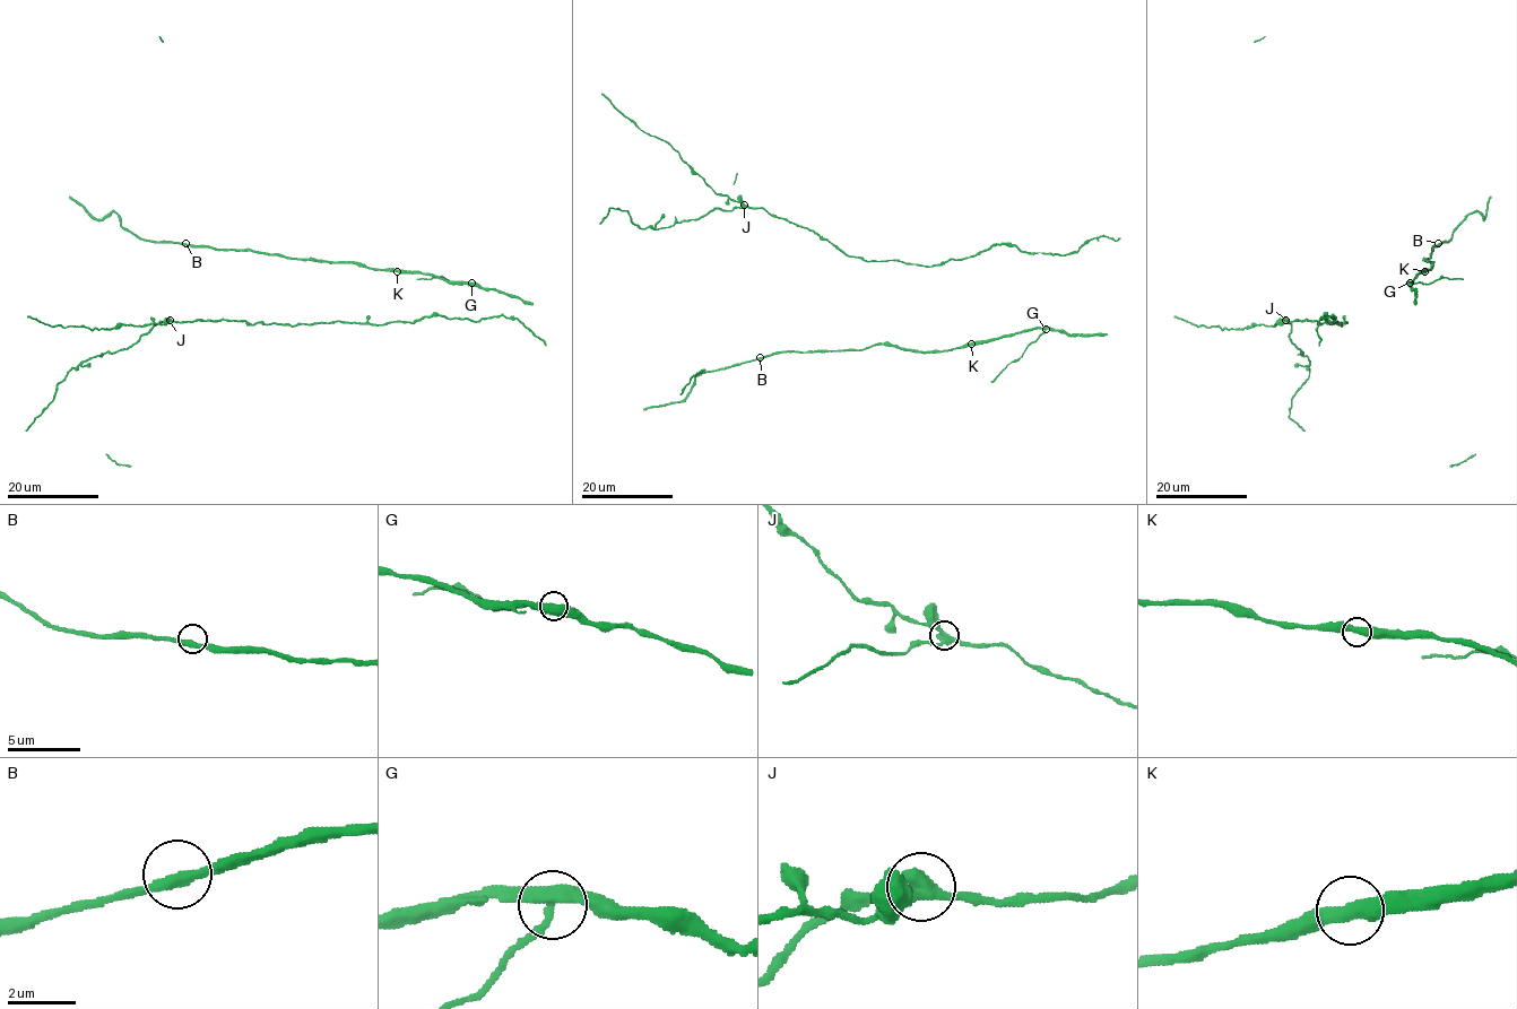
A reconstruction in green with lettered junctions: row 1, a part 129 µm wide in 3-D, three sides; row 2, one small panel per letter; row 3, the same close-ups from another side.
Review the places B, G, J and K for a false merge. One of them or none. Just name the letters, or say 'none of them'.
G

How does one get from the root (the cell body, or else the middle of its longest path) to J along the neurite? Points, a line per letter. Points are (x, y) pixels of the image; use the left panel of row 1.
J: (466, 319), (431, 315), (413, 322), (371, 324), (332, 321), (293, 325), (248, 324), (226, 319), (170, 320)

